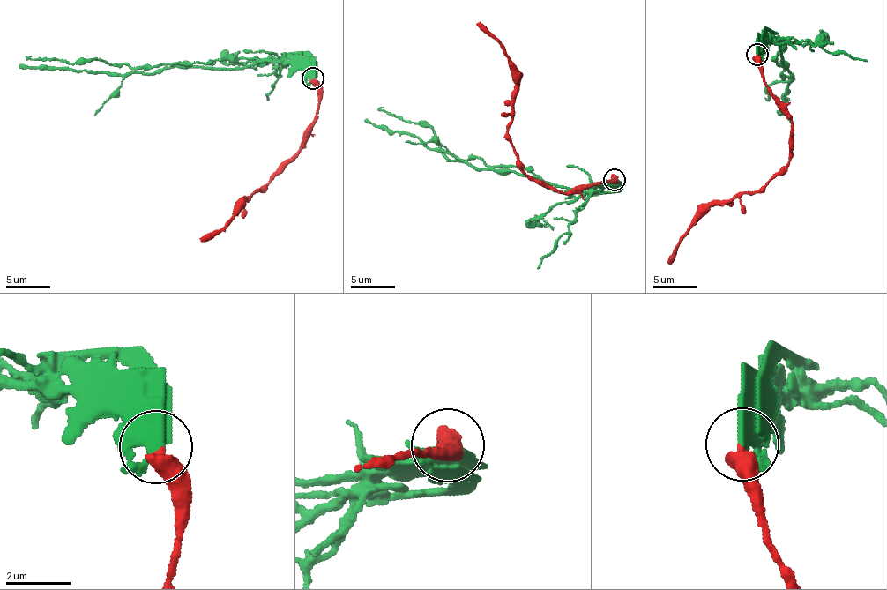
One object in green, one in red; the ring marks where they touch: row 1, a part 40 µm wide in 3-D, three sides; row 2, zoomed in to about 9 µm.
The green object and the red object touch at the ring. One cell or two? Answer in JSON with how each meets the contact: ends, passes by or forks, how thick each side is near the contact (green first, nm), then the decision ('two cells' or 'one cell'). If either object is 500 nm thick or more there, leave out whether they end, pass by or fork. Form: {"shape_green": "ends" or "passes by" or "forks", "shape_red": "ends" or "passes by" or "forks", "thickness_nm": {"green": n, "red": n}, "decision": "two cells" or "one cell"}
{"thickness_nm": {"green": 320, "red": 550}, "decision": "two cells"}

